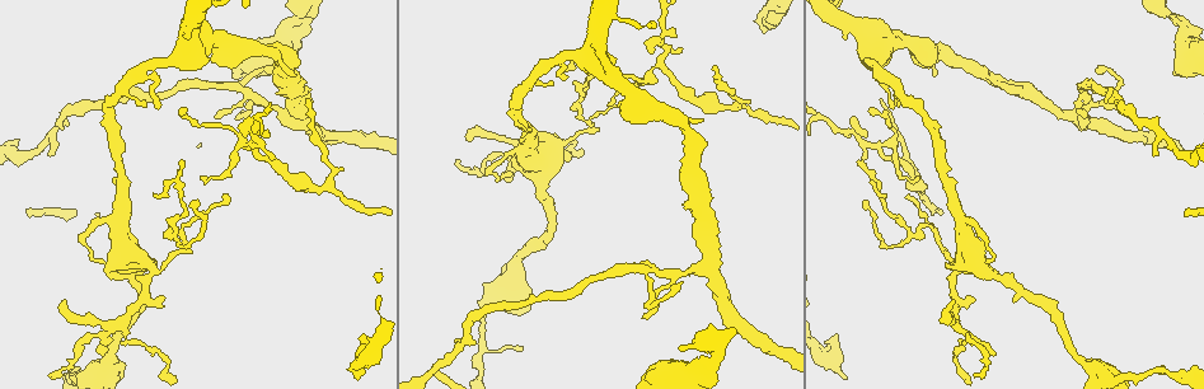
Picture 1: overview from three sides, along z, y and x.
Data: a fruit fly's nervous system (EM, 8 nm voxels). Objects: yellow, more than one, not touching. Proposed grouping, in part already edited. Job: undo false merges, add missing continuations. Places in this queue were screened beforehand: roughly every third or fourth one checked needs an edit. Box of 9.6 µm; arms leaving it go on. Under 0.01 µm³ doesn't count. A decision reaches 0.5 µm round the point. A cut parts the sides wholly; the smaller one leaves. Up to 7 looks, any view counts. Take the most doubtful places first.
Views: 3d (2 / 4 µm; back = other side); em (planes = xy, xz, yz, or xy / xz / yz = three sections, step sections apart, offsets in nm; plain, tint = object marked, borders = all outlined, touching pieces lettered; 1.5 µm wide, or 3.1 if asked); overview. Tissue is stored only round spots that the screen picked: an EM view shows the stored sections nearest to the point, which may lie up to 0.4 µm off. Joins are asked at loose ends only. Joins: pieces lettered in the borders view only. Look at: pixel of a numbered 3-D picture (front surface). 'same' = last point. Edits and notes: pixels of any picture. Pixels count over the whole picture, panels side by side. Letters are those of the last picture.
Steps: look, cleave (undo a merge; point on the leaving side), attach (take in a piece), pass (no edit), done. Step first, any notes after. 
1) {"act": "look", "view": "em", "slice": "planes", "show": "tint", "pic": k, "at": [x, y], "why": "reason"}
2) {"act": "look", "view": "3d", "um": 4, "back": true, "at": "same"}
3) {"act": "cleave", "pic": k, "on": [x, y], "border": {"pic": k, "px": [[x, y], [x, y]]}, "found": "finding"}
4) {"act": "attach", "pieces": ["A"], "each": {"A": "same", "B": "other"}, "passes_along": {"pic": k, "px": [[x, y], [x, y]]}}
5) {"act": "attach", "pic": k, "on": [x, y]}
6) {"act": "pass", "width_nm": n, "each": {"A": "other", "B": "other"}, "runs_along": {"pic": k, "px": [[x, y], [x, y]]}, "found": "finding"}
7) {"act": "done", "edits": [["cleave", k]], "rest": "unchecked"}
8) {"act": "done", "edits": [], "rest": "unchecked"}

{"act": "look", "view": "em", "slice": "planes", "show": "borders", "pic": 1, "at": [305, 101], "why": "thin end"}

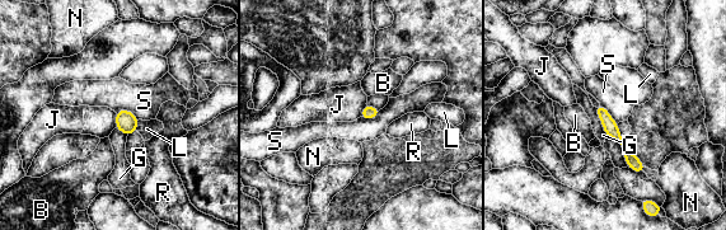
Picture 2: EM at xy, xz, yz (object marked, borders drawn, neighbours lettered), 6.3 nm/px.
{"act": "pass", "each": {"B": "other", "G": "other", "J": "other", "L": "other", "N": "other", "R": "other", "S": "other"}, "runs_along": {"pic": 2, "px": [[599, 108], [627, 154], [641, 169]]}, "found": "none of them fits"}

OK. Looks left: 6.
{"act": "look", "view": "em", "slice": "planes", "show": "tint", "pic": 1, "at": [972, 341], "why": "sharp bend"}

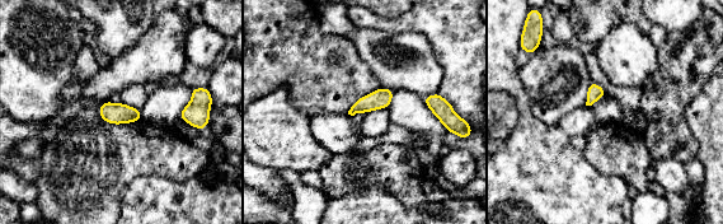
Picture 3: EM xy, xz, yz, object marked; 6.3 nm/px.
{"act": "look", "view": "em", "slice": "planes", "show": "borders", "at": "same", "why": "see the neighbours"}

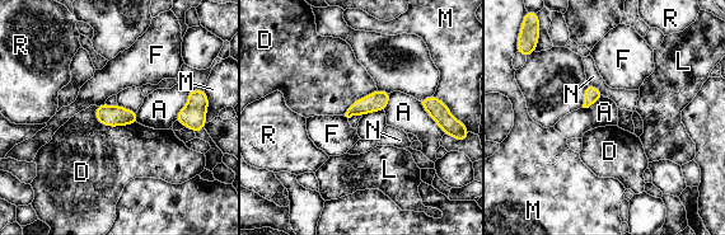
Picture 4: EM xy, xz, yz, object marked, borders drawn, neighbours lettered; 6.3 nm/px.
{"act": "pass", "each": {"A": "other", "D": "other", "F": "other", "L": "other", "M": "other", "N": "other", "R": "other"}, "border": {"pic": 4, "px": [[94, 109], [104, 125], [138, 123]]}, "found": "one cell here"}

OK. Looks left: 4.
{"act": "done", "edits": [], "rest": "unchecked"}

